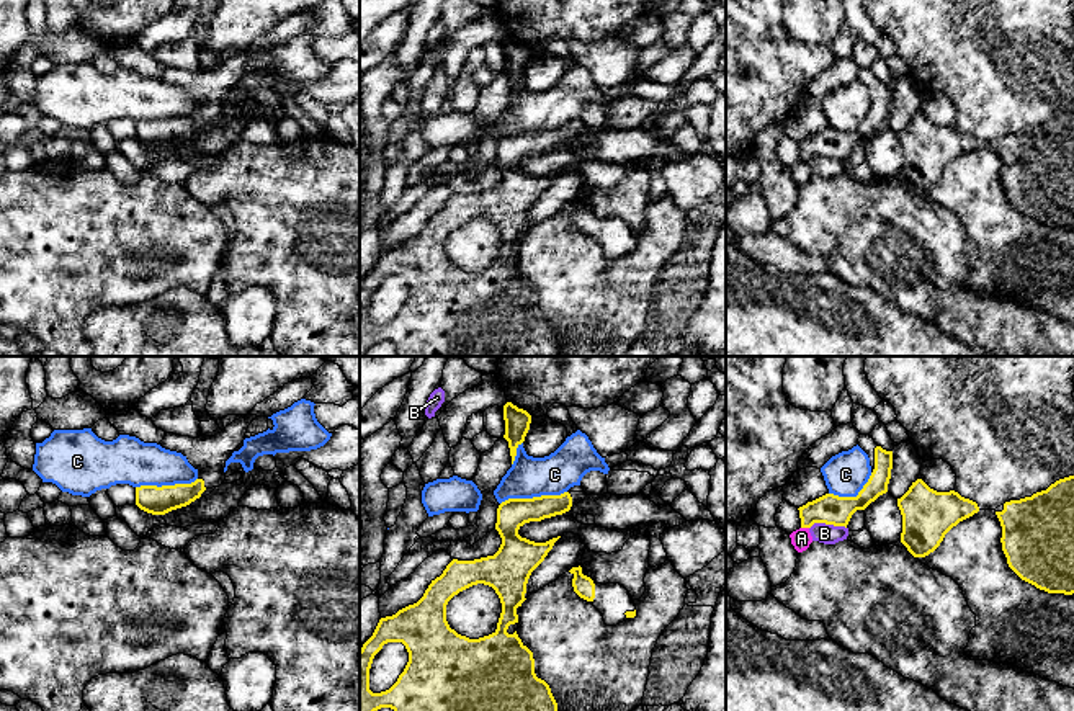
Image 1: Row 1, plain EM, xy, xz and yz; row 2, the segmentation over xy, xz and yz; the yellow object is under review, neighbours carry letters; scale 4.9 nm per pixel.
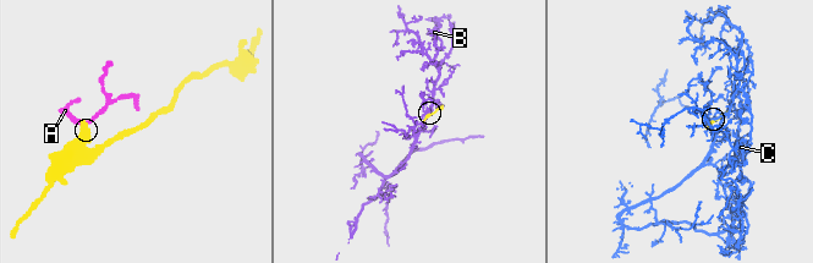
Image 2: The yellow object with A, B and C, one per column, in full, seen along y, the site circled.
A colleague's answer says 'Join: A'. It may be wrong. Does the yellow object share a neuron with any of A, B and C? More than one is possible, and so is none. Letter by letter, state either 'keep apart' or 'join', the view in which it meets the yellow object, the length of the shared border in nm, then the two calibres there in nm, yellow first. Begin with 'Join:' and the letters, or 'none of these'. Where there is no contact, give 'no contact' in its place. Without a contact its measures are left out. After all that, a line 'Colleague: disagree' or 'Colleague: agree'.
Join: none of these
A: keep apart; meets yellow in yz; contact 40 nm long; 150 nm thick on the yellow side, 100 nm on the other
B: keep apart; meets yellow in yz; contact 180 nm long; 150 nm thick on the yellow side, 100 nm on the other
C: keep apart; meets yellow in xz; contact 340 nm long; 150 nm thick on the yellow side, 200 nm on the other
Colleague: disagree

